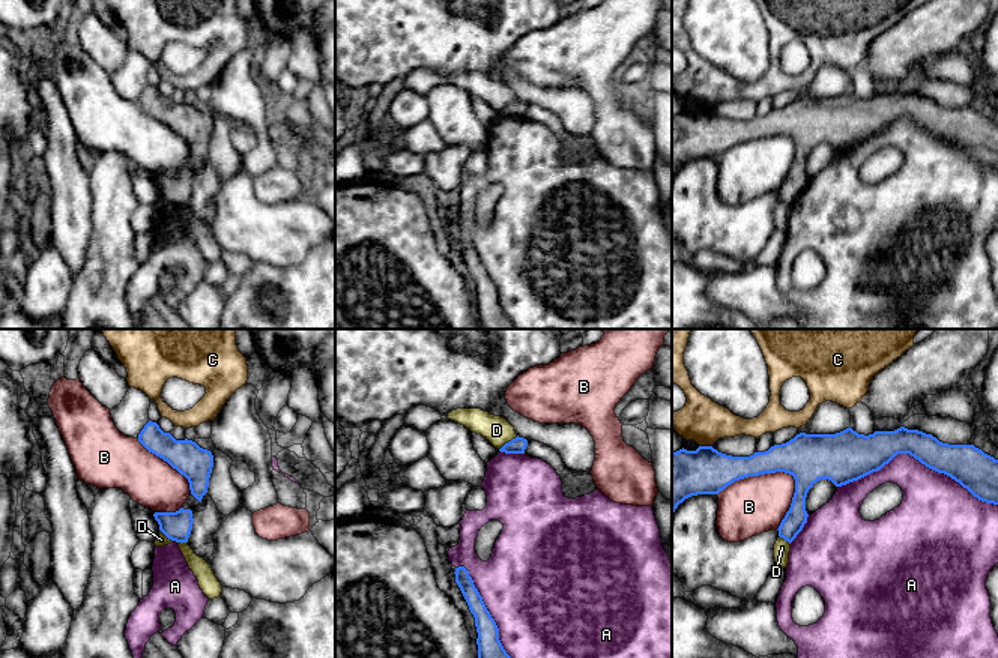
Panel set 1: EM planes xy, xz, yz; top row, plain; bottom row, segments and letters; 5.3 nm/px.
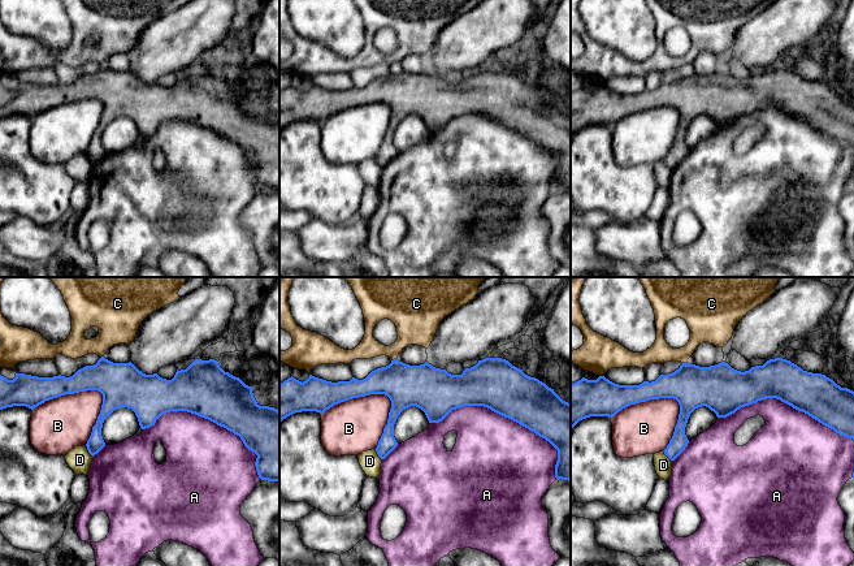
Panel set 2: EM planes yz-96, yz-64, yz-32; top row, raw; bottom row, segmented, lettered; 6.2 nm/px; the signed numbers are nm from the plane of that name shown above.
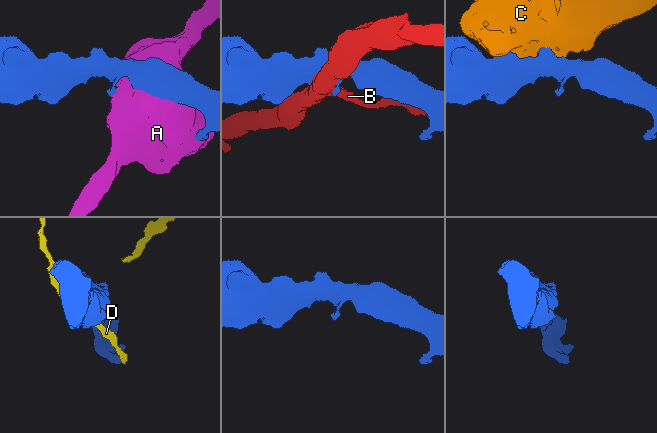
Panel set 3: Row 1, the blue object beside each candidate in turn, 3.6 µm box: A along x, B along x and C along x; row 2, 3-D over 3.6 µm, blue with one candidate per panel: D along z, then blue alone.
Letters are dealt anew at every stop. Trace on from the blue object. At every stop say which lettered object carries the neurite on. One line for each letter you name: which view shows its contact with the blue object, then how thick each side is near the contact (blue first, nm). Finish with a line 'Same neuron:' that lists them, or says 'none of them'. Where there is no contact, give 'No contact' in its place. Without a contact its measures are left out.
Same neuron: none of them

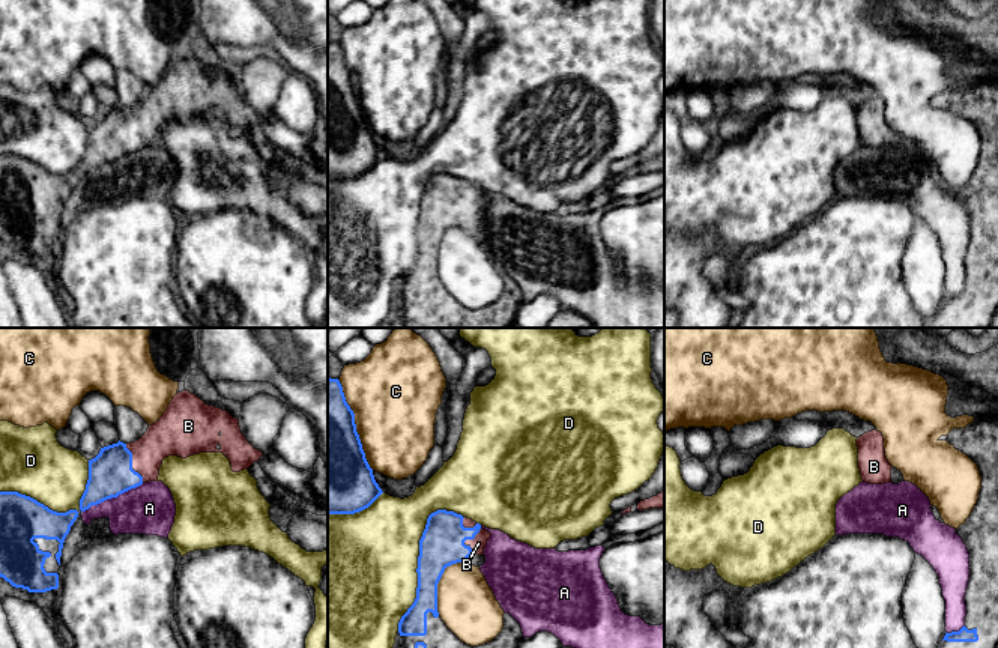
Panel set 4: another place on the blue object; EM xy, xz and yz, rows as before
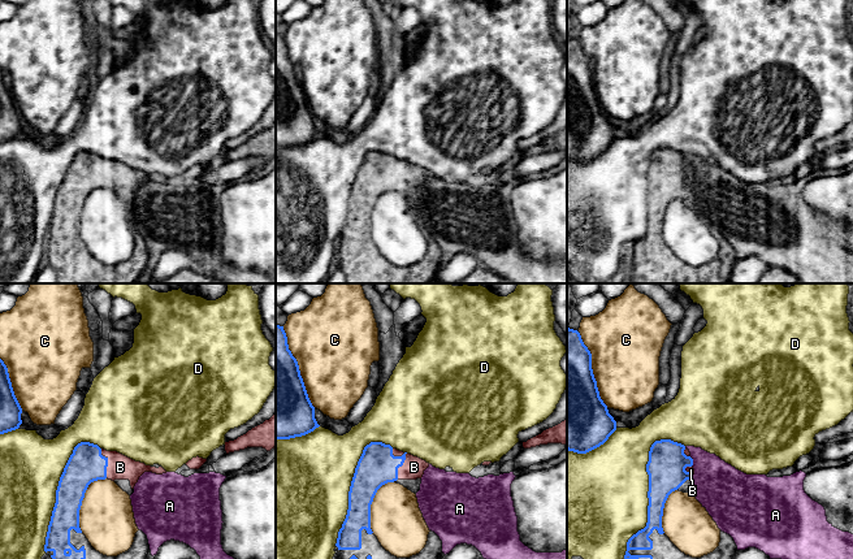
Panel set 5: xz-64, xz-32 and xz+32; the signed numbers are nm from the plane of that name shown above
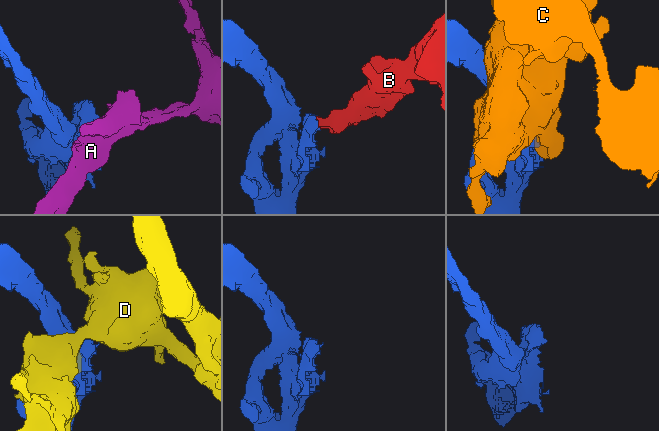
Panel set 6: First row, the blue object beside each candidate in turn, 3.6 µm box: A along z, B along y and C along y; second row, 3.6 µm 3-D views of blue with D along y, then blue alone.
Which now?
B: Touches blue in xy. Thickness 240 nm (blue) against 200 nm
Same neuron: B

